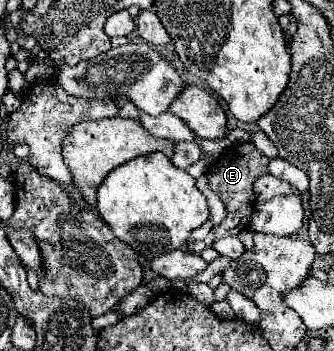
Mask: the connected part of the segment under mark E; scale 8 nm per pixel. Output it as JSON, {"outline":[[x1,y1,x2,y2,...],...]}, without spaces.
{"outline":[[237,143,233,147,229,147,229,151,225,151,211,167,209,167,209,187,219,195,219,199,225,203,227,209,227,217,211,229,211,233,201,239,201,241,193,241,189,243,189,251,199,255,205,247,209,247,213,243,213,239,217,237,227,237,227,235,239,235,243,229,249,227,249,219,251,219,251,211,255,207,255,193,253,193,253,183,259,179,259,175,267,175,267,165,269,159,259,155,259,151,255,151,253,143]]}

